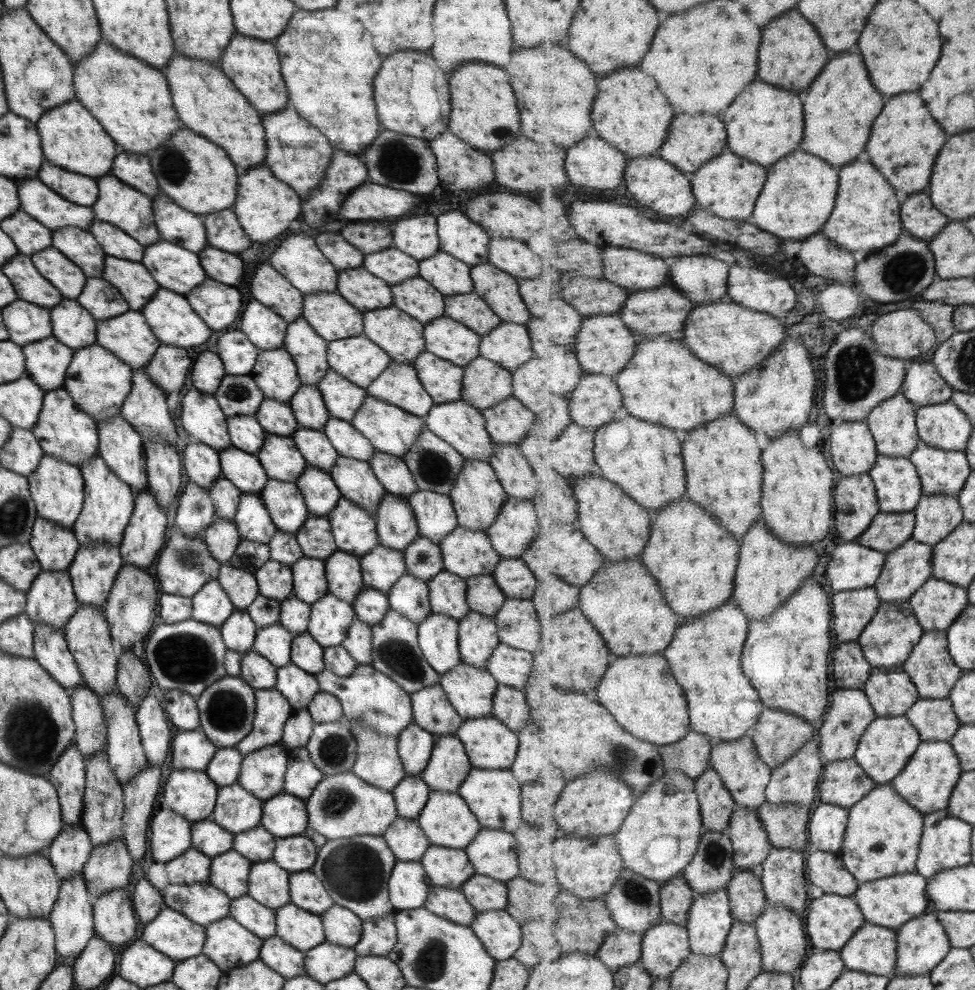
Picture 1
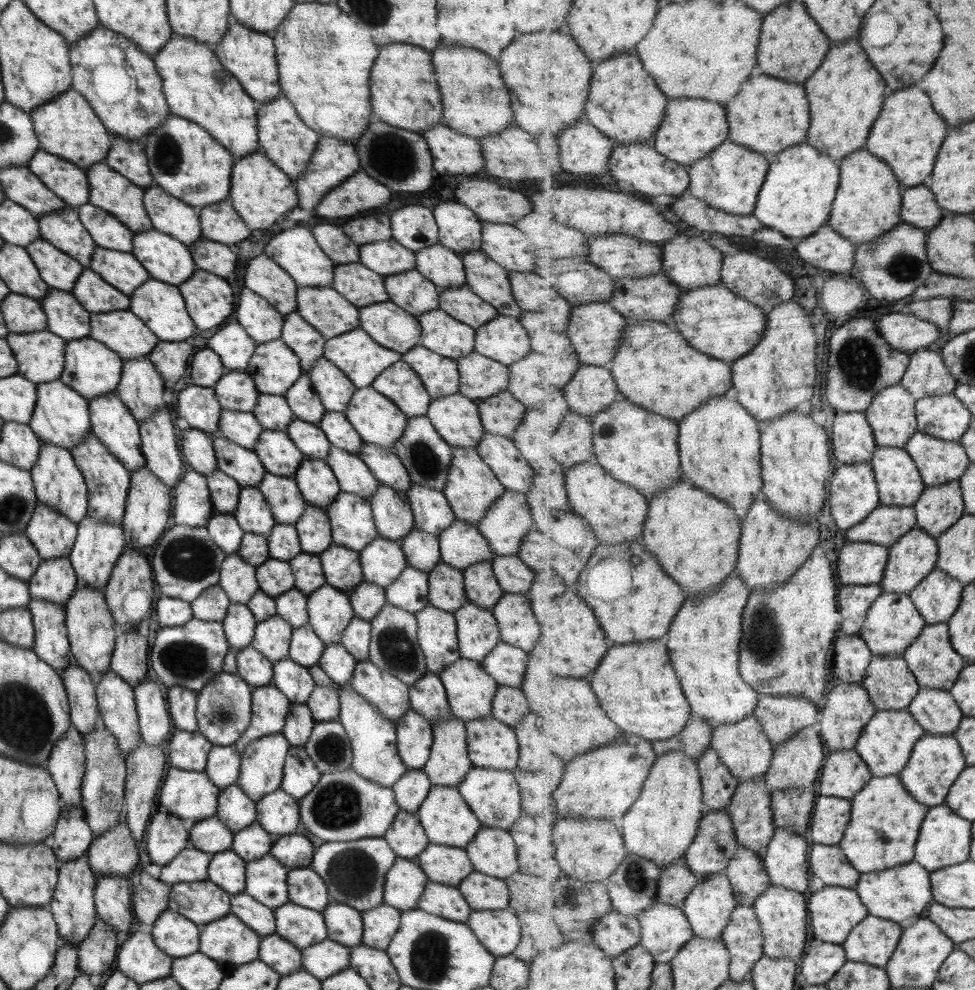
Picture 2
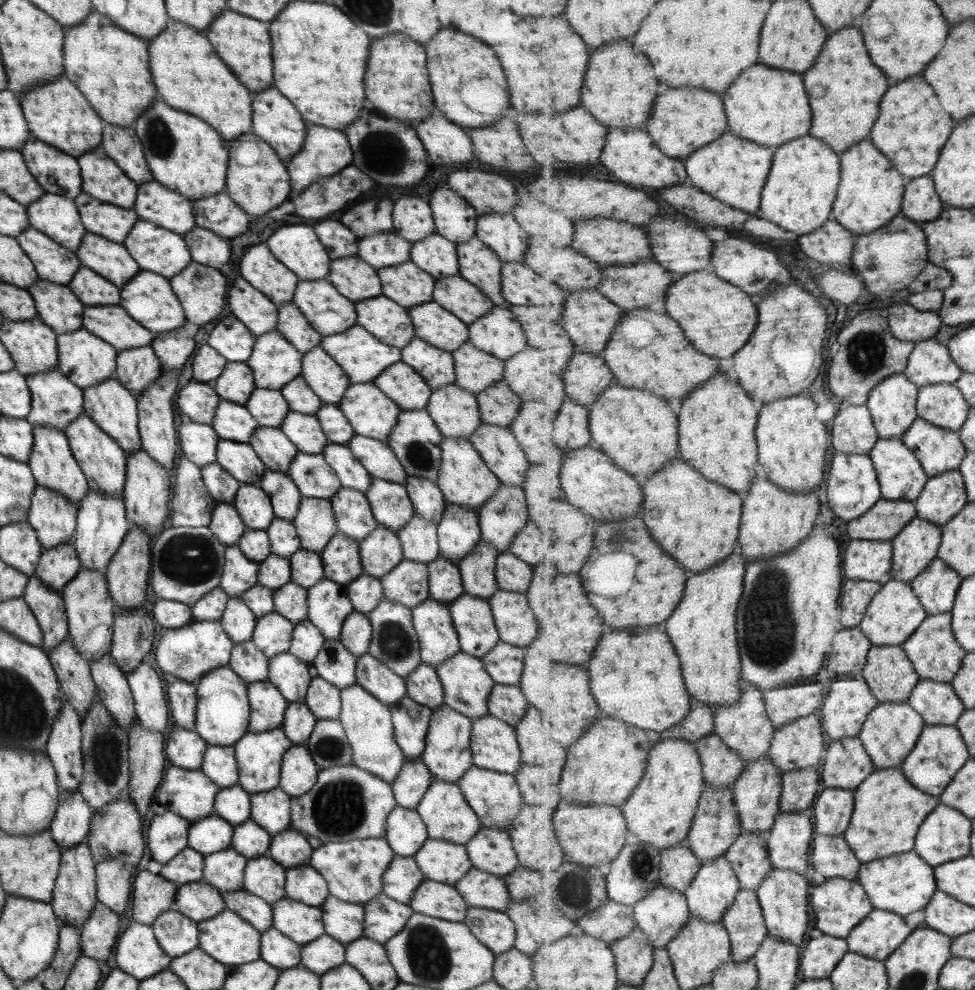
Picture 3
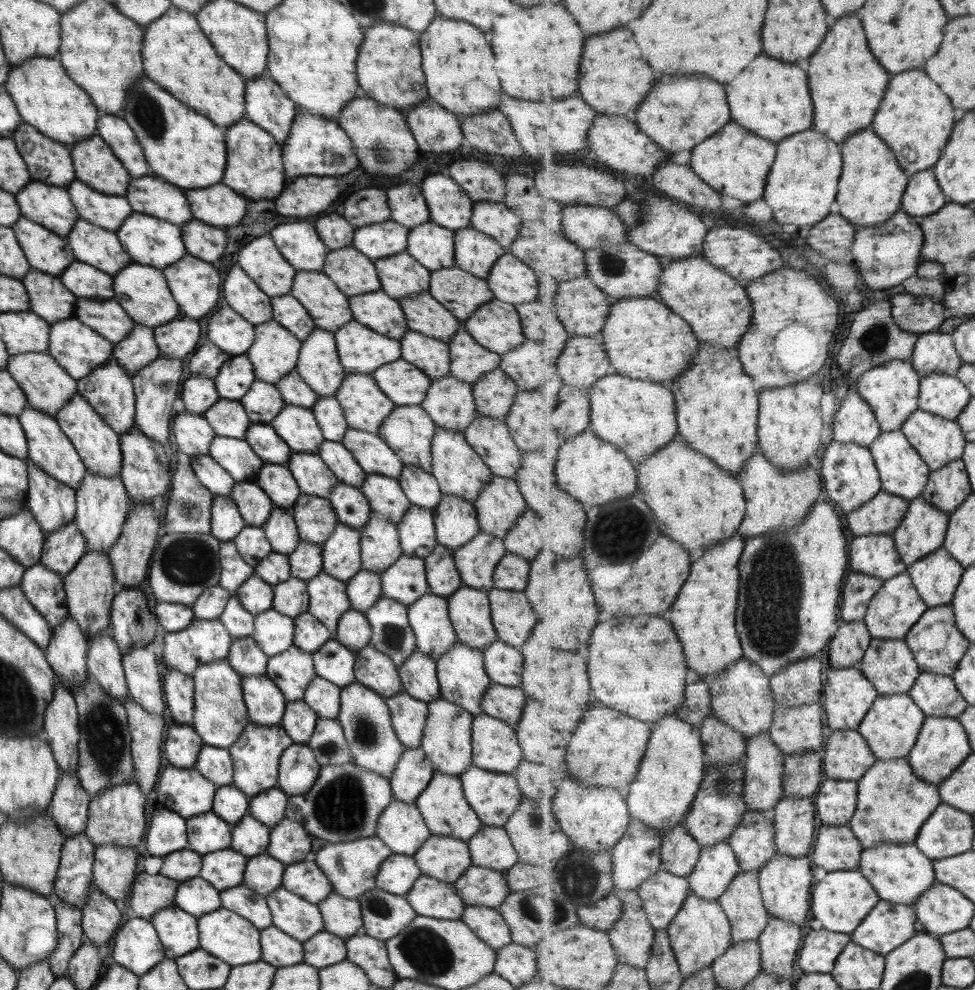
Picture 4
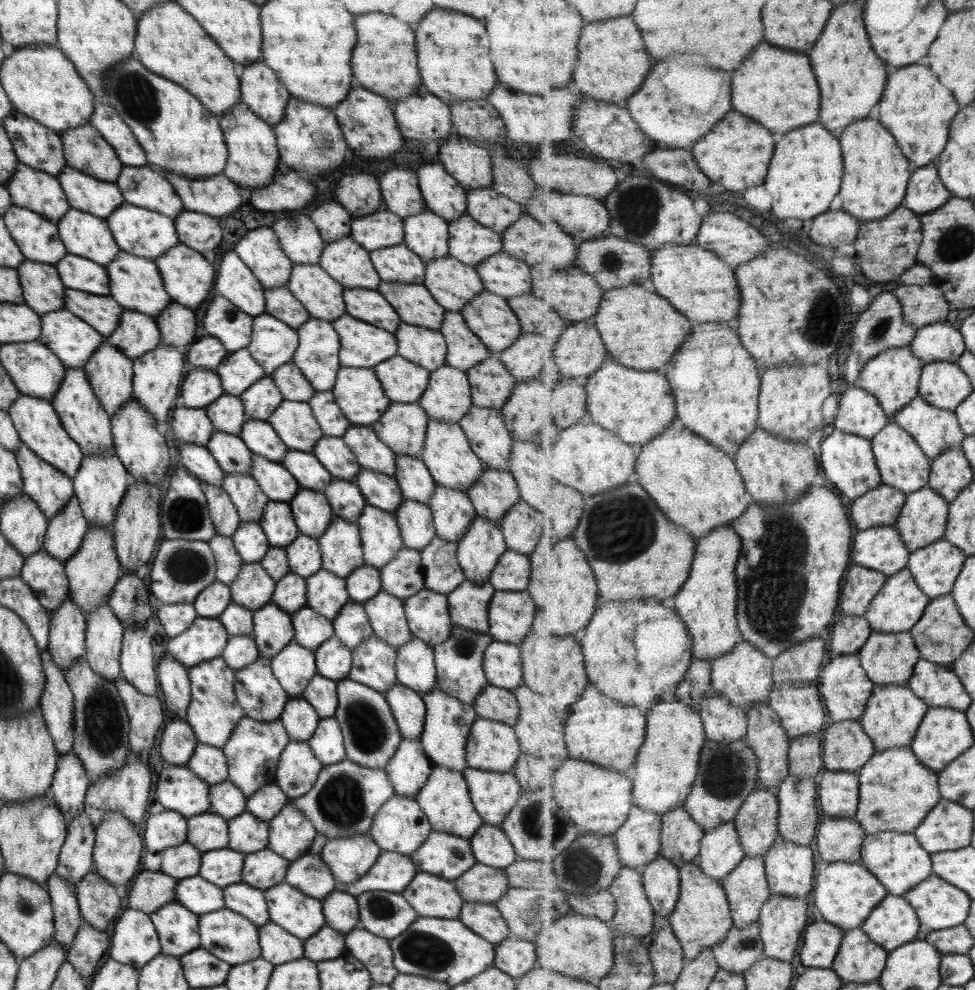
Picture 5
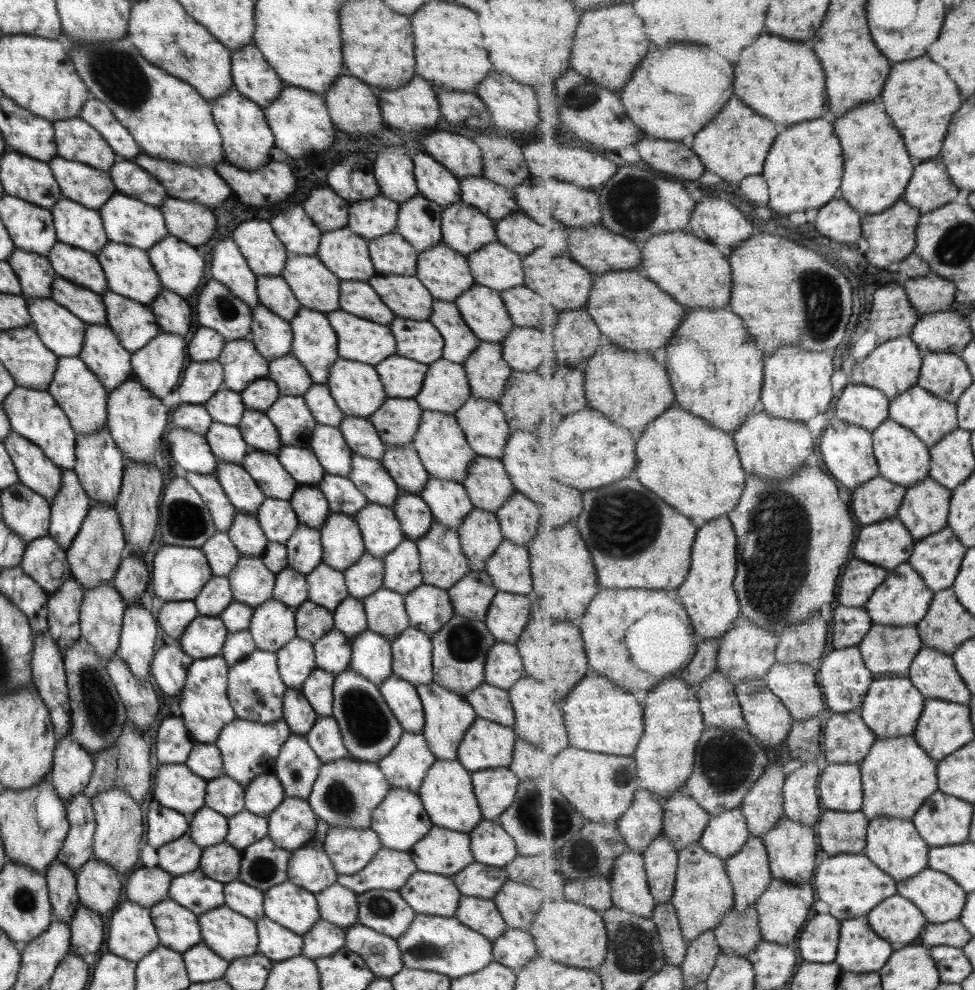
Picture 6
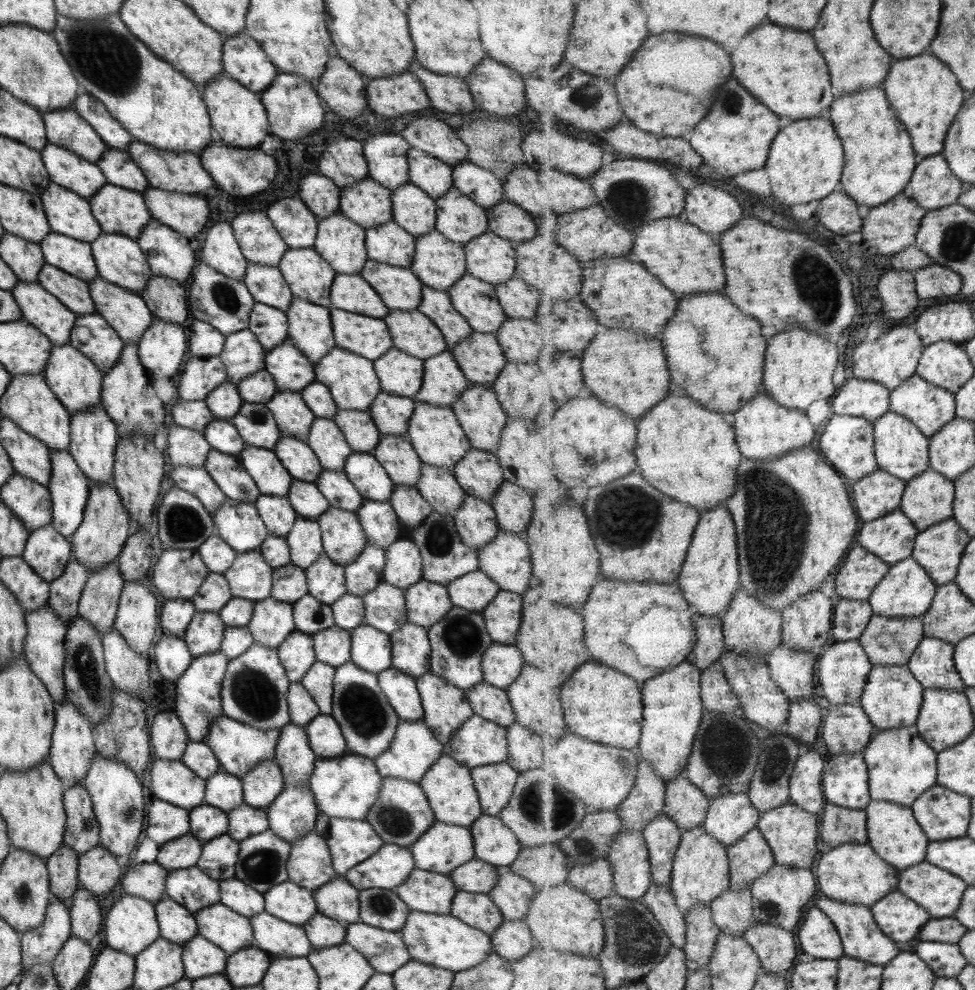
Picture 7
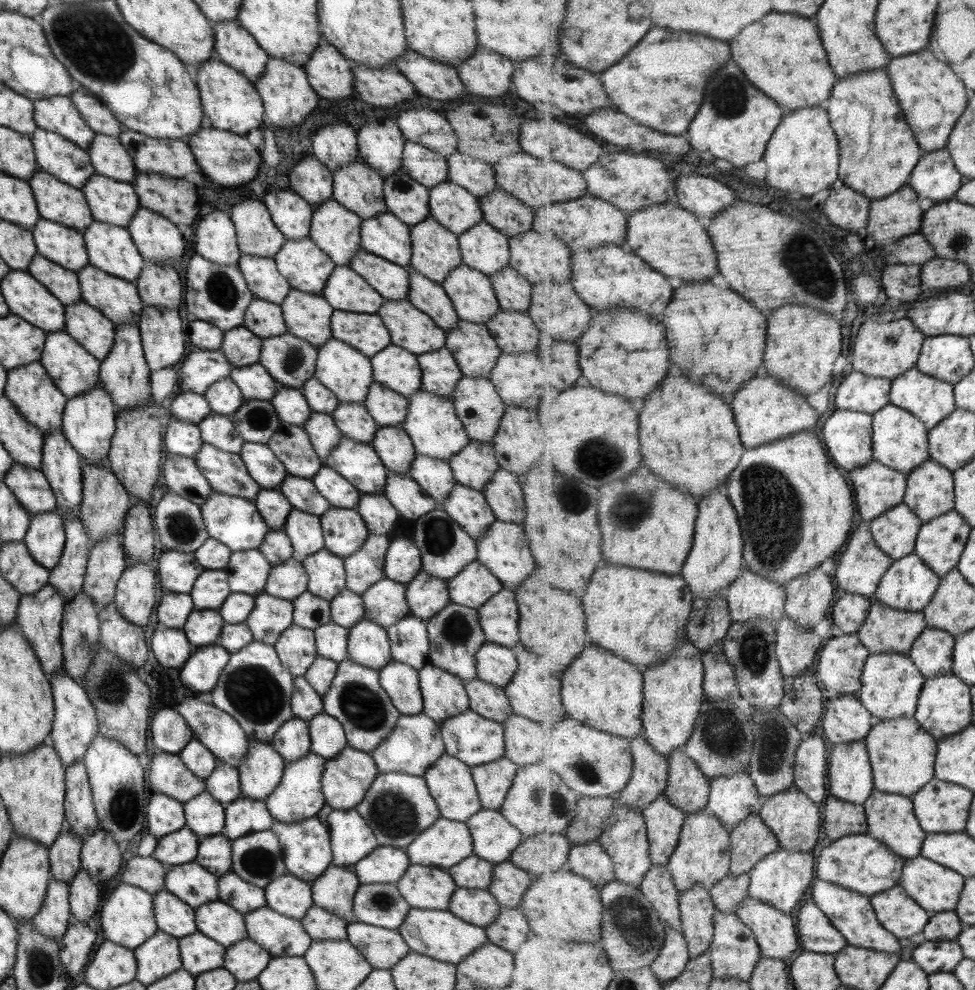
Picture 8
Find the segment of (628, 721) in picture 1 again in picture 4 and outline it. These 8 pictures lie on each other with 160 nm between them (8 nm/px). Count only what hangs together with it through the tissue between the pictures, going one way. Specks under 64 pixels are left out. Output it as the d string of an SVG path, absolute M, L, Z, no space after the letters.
M621 616L609 622L597 624L593 630L593 638L589 644L589 676L593 684L594 700L599 700L613 710L621 710L631 718L641 719L643 722L655 725L664 716L676 714L686 699L688 685L688 661L684 653L684 645L679 634L673 630L673 624L659 618L659 616Z

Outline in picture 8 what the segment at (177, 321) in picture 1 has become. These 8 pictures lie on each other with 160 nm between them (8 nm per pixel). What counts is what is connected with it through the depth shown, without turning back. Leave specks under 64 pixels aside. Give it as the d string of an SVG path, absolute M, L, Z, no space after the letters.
M94 220L82 237L88 264L125 282L137 280L145 262L127 229Z

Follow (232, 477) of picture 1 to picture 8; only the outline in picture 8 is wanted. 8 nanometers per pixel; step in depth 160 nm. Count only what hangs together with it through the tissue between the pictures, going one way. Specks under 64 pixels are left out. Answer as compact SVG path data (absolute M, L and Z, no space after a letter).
M211 411L205 418L198 422L197 429L200 431L202 443L209 444L217 450L239 454L244 441L233 429L229 417L215 414Z

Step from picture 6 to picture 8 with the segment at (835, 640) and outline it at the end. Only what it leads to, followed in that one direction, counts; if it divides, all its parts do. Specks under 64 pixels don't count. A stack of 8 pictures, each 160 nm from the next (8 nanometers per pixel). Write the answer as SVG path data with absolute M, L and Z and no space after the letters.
M840 593L833 607L831 622L844 634L855 634L864 625L872 599L863 594Z

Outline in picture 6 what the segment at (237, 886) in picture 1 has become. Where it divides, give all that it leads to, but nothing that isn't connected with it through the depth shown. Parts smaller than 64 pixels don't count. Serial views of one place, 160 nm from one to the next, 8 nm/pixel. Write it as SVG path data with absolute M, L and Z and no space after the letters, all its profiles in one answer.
M218 843L203 849L199 861L199 870L207 878L228 883L238 878L240 858L239 851L233 849L229 844Z

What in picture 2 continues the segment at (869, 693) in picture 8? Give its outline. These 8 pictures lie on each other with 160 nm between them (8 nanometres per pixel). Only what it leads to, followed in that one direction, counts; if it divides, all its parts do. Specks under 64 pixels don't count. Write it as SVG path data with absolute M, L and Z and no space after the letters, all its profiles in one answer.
M907 709L879 710L865 726L855 749L868 763L873 777L899 775L908 765L915 745L925 733L925 727Z

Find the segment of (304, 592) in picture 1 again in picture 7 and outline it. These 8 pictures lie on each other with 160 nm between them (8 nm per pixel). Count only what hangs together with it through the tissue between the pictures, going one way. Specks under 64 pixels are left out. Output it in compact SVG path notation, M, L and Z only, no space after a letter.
M297 516L284 539L288 546L290 563L302 569L311 566L323 550L320 528L316 520Z

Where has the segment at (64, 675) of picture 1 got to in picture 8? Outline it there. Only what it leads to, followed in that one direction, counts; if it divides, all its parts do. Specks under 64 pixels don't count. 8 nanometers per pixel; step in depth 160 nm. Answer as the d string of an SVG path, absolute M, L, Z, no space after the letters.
M55 512L30 517L22 543L37 564L51 570L59 562L64 549L62 518Z

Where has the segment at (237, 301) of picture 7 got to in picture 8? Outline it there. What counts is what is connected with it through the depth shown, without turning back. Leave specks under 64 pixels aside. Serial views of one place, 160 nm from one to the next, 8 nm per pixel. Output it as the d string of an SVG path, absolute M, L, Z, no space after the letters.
M195 252L191 255L186 265L183 302L187 312L196 320L207 322L222 332L242 327L245 310L253 299L236 266L213 264Z

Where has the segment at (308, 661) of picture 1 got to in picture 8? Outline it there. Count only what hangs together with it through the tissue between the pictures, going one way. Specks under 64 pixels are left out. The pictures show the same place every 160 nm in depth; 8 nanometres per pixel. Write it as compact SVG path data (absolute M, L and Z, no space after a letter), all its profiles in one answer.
M305 591L291 601L292 624L307 630L329 623L330 604L323 598Z

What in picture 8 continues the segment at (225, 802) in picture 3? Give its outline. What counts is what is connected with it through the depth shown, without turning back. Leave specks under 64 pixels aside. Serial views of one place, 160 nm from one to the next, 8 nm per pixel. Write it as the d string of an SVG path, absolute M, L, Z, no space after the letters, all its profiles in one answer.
M217 760L211 775L204 780L204 790L222 806L241 796L238 770Z

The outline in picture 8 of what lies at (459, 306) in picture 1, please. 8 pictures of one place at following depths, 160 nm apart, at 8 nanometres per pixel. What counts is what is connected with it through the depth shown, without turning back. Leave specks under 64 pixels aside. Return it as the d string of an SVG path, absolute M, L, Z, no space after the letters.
M431 216L409 228L412 255L408 265L440 285L449 271L462 263L456 236Z

